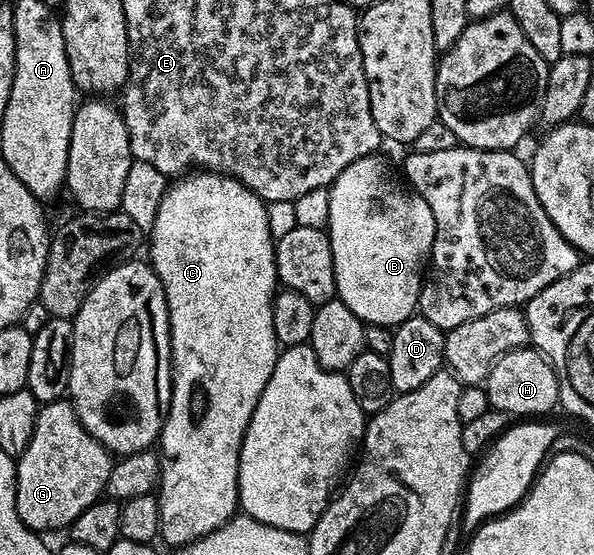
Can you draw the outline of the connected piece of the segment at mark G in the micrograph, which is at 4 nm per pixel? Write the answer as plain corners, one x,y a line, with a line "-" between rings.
67,399
56,400
53,404
43,405
36,415
34,434
26,450
16,460
16,509
27,528
41,534
49,534
55,528
67,529
68,525
90,507
94,501
101,499
108,487
110,470
114,463
113,453
104,448
82,426
78,414
72,409

